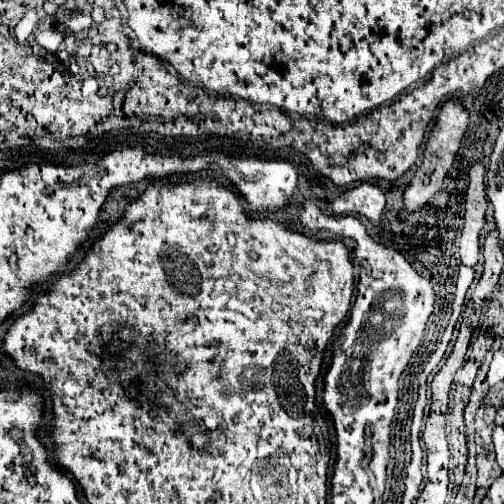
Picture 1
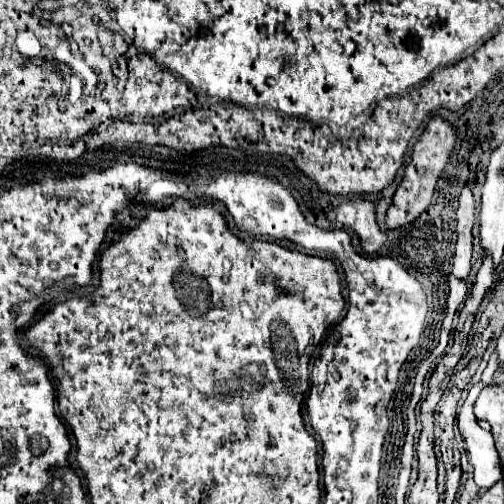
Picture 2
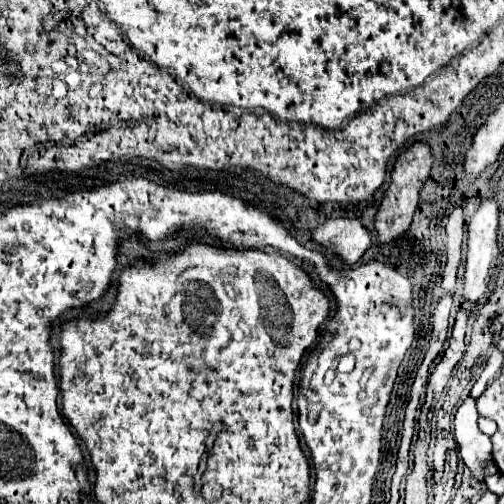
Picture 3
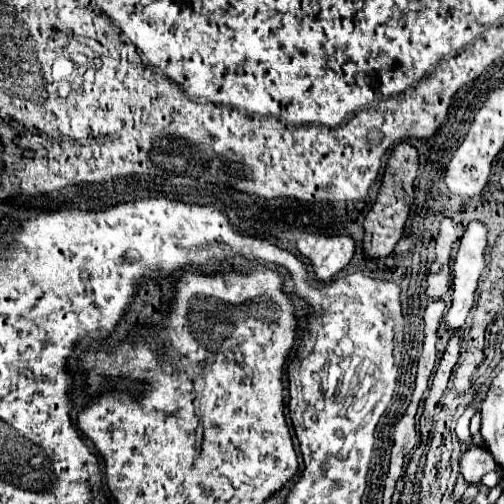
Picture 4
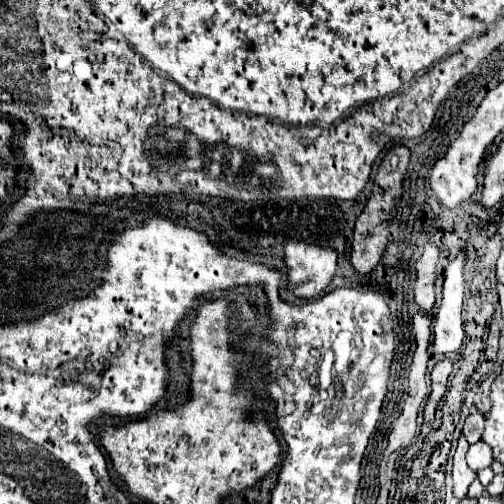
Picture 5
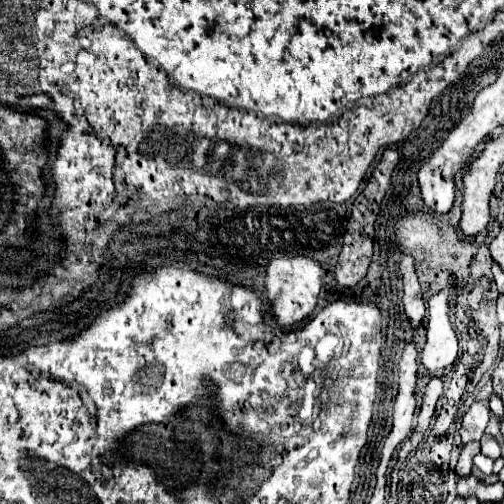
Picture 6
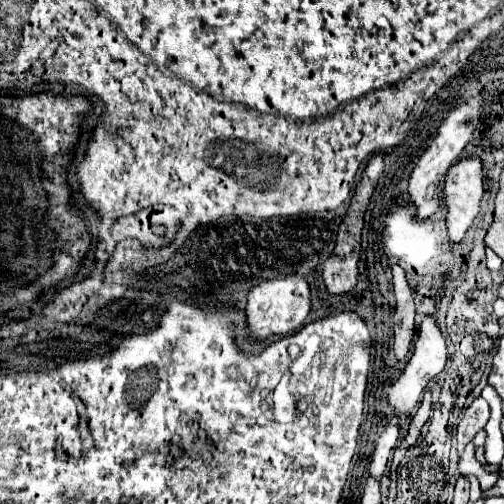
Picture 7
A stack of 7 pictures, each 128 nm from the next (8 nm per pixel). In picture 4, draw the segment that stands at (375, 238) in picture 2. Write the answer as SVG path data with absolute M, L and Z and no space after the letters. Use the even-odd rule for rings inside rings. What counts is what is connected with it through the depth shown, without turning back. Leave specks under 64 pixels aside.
M302 234L296 240L296 248L304 258L310 260L314 270L314 280L318 282L330 280L334 274L346 268L354 256L354 240L346 234L320 236L320 238Z

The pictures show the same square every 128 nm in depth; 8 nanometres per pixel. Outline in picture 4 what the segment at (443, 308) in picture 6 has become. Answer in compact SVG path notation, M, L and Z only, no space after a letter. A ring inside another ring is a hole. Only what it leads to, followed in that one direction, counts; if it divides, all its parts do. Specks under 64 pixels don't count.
M470 222L464 236L460 238L460 246L458 246L458 254L452 262L452 304L444 314L444 322L452 332L458 332L464 328L466 324L466 316L474 304L474 290L478 286L480 274L484 270L484 252L486 252L486 236L488 230L482 222Z

